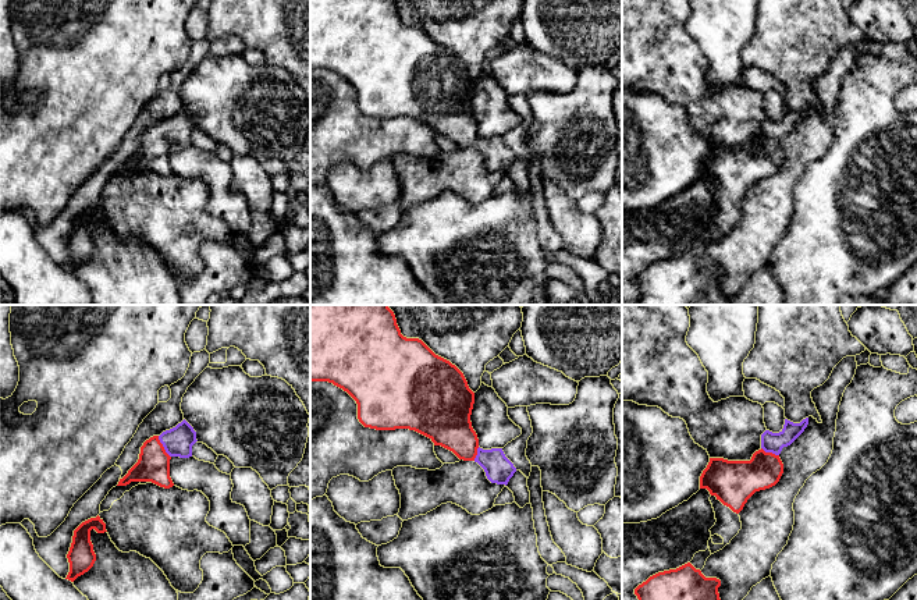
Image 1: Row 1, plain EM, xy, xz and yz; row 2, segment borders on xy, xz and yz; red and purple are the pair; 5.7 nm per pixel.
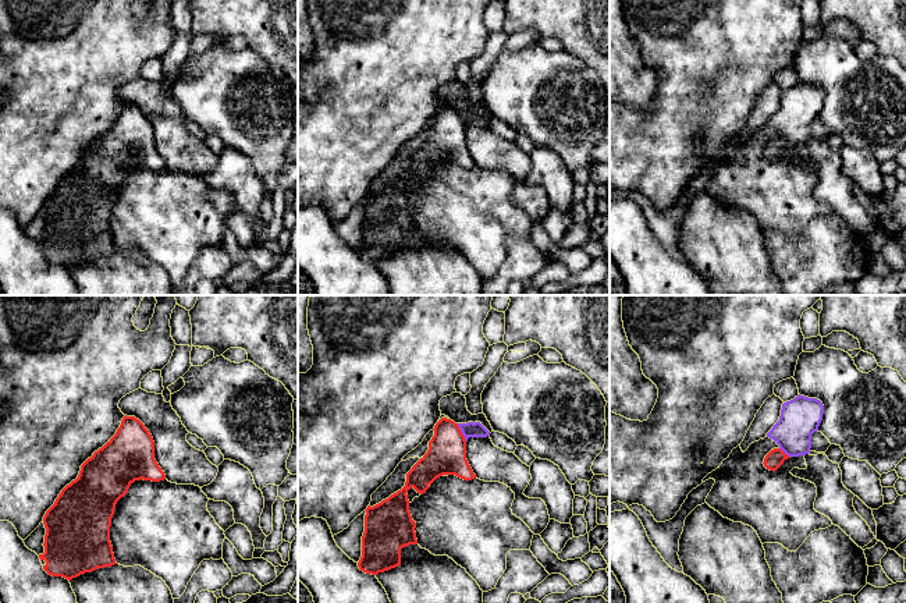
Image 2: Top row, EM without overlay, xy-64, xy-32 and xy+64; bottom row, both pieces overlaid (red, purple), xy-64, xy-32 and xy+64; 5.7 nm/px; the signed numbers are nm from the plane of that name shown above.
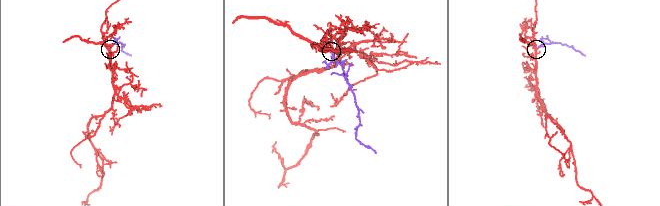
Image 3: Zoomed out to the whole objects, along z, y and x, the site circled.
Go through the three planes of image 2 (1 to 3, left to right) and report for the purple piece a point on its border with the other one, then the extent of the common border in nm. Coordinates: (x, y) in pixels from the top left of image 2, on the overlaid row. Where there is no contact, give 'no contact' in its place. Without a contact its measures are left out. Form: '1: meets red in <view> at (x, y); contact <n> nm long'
1: no contact
2: meets red in xy-32 at (461, 432); contact 120 nm long
3: meets red in xy+64 at (784, 453); contact 80 nm long

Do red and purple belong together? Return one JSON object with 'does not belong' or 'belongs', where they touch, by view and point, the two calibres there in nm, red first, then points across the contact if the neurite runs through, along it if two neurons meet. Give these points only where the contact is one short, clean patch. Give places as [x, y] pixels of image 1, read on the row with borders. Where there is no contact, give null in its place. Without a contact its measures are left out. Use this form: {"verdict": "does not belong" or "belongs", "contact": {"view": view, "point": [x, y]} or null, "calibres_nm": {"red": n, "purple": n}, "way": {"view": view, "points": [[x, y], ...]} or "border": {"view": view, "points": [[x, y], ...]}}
{"verdict": "belongs", "contact": {"view": "xy", "point": [163, 447]}, "calibres_nm": {"red": 190, "purple": 170}, "way": {"view": "xy", "points": [[153, 465], [155, 455], [163, 447], [177, 441]]}}

